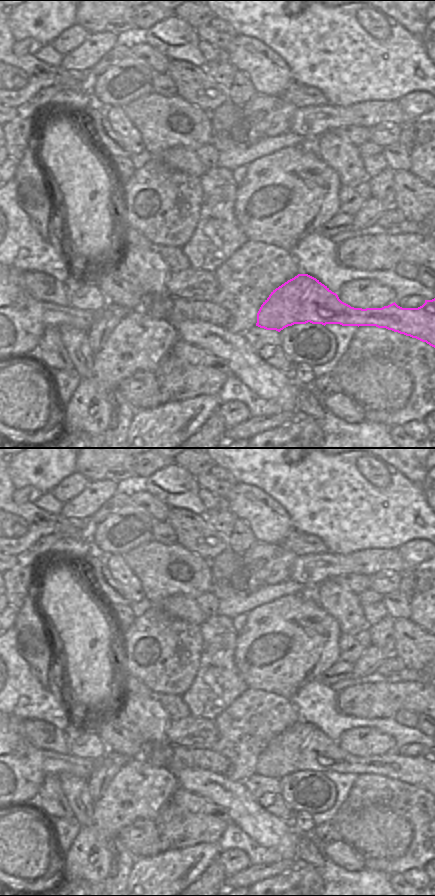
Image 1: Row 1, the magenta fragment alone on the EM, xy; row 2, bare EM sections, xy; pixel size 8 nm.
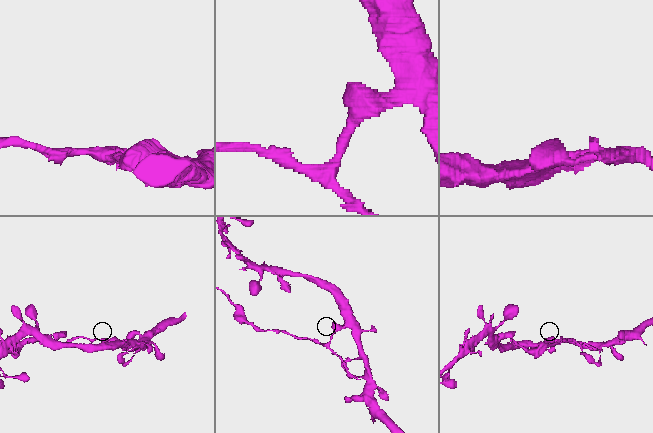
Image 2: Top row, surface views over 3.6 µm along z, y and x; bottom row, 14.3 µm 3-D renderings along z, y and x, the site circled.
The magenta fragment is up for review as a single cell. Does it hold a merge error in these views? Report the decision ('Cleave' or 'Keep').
Cleave.

